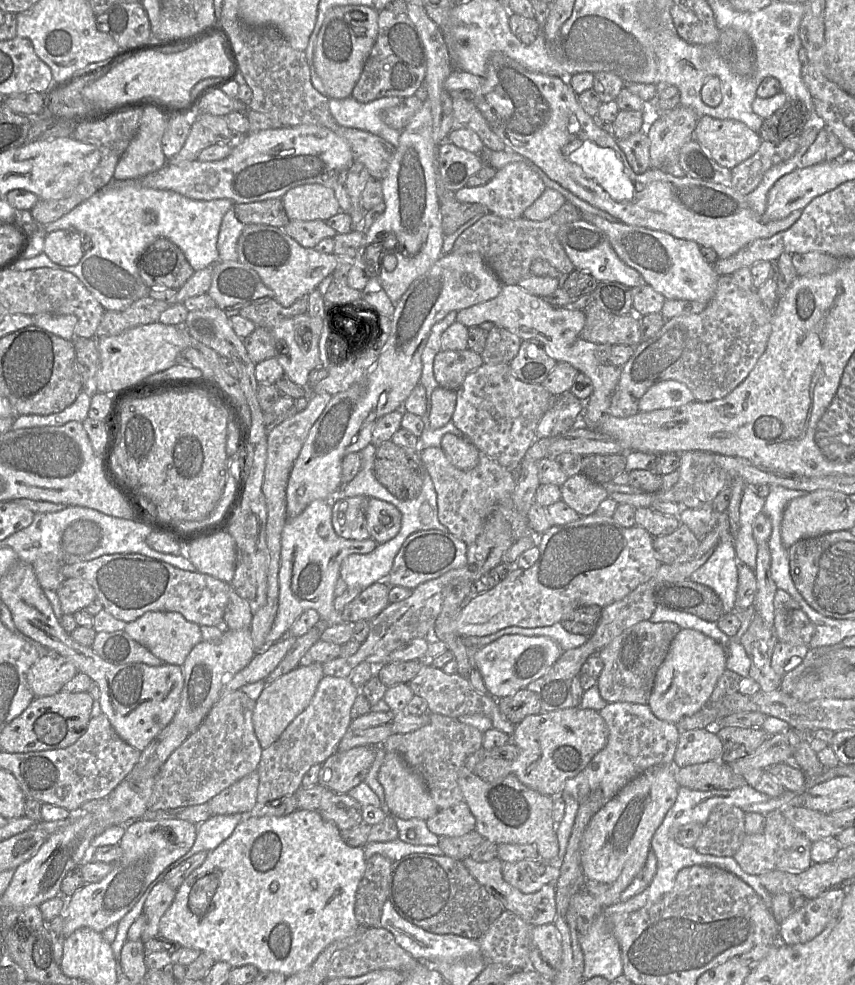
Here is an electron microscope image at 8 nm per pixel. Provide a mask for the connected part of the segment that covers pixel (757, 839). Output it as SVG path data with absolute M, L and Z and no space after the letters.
M773 810L765 816L765 828L760 834L746 834L741 846L733 856L741 869L757 875L770 871L800 873L812 865L811 849L813 843L794 828L781 810Z

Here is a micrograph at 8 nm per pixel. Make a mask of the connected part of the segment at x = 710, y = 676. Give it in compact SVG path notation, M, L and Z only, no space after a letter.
M681 629L659 667L648 705L660 720L677 724L682 718L699 712L727 669L725 648L713 638L694 629Z

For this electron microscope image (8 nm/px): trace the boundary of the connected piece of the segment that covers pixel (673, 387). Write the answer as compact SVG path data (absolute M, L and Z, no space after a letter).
M665 380L651 386L639 401L642 412L669 409L695 401L691 390L683 383Z

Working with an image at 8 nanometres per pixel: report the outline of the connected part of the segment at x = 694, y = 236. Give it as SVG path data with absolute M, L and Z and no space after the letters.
M501 52L489 57L486 74L482 78L482 85L472 100L507 150L520 154L578 198L627 225L663 231L679 239L694 241L699 246L714 249L723 259L756 239L770 238L789 229L802 214L799 210L784 219L768 221L750 208L744 195L729 186L687 175L676 177L657 168L636 174L615 137L597 127L593 118L582 109L568 79L529 71Z

